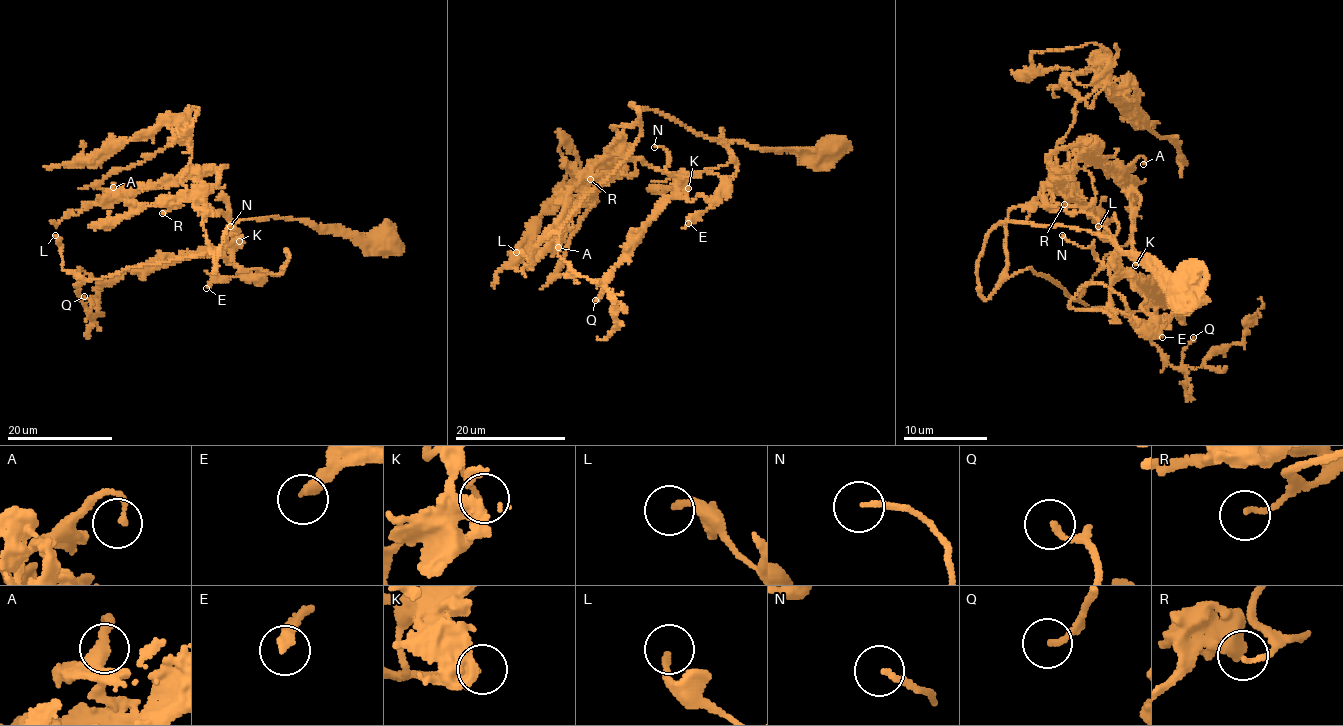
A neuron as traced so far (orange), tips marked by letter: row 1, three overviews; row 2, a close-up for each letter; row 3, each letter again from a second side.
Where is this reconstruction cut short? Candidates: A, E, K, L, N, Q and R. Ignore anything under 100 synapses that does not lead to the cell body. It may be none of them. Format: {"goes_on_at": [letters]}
{"goes_on_at": ["K", "N"]}

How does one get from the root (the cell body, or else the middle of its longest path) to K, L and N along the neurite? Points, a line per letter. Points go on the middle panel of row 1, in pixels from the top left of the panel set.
K: (830, 150), (798, 155), (715, 141), (632, 104), (640, 115), (634, 124), (611, 127), (622, 154), (688, 188)
L: (830, 150), (798, 155), (715, 141), (632, 104), (641, 134), (623, 161), (534, 247), (531, 261), (516, 252)
N: (830, 150), (715, 141), (632, 104), (634, 124), (611, 127), (622, 154), (677, 178), (654, 147)

